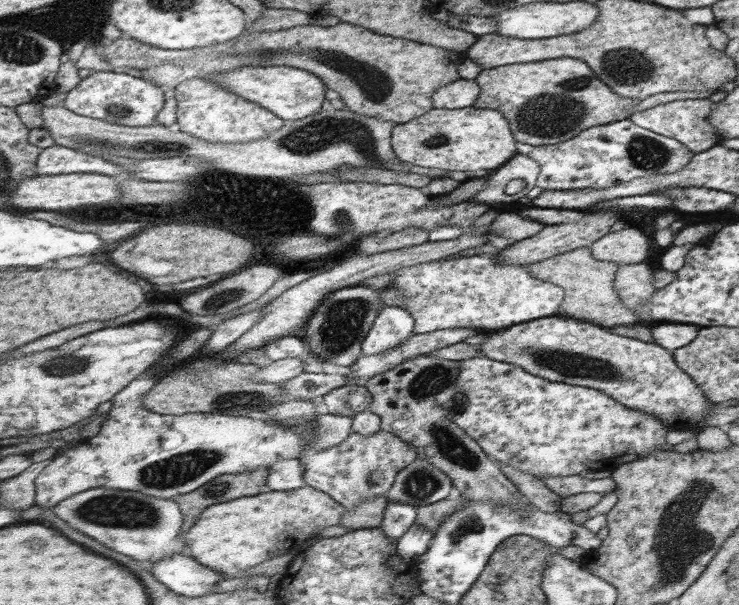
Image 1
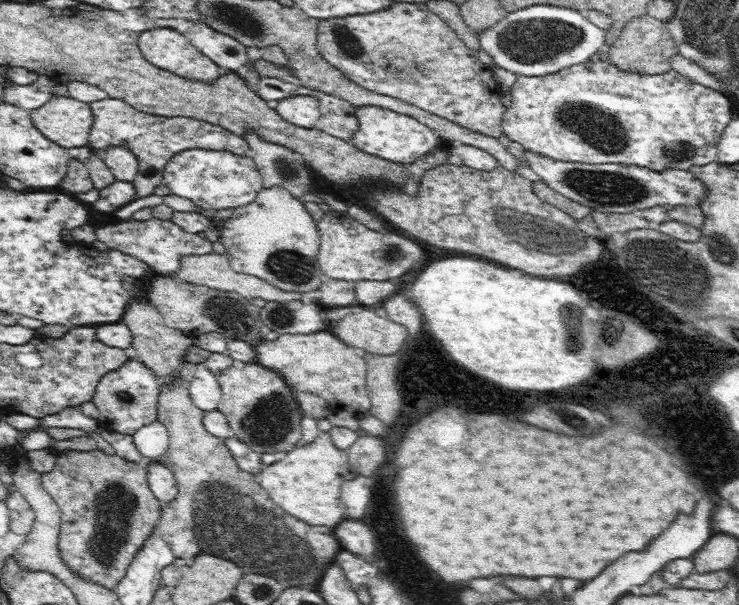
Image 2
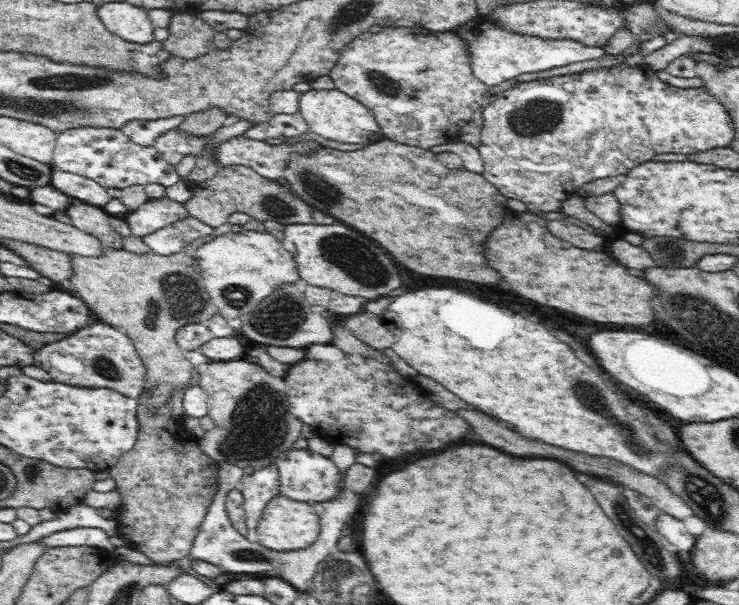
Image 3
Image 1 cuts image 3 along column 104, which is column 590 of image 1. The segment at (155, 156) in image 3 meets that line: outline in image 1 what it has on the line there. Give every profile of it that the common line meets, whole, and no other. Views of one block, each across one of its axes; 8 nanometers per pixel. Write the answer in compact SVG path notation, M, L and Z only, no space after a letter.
M625 118L609 124L586 128L579 132L577 136L557 144L533 146L533 150L527 156L535 159L540 166L536 186L544 190L571 190L572 188L607 188L613 186L616 182L627 182L634 178L673 173L688 165L694 153L677 139L667 138L641 128Z

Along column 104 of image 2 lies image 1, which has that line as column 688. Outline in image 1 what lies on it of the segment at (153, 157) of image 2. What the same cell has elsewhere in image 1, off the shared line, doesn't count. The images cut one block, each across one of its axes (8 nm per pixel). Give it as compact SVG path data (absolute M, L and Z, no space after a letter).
M685 99L666 102L641 112L631 113L628 119L651 132L666 136L667 138L677 139L684 144L692 153L705 153L709 148L719 144L720 138L716 130L708 123L708 114L712 112L716 104L707 99Z

